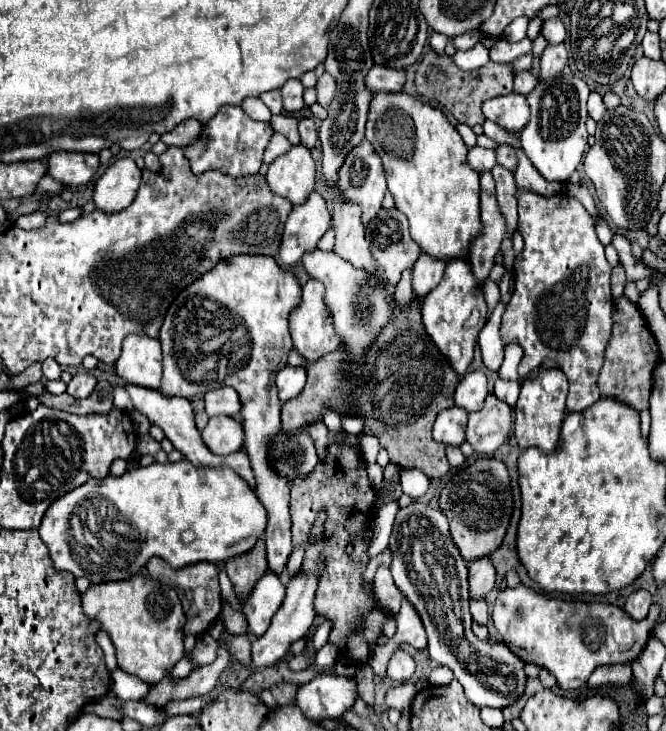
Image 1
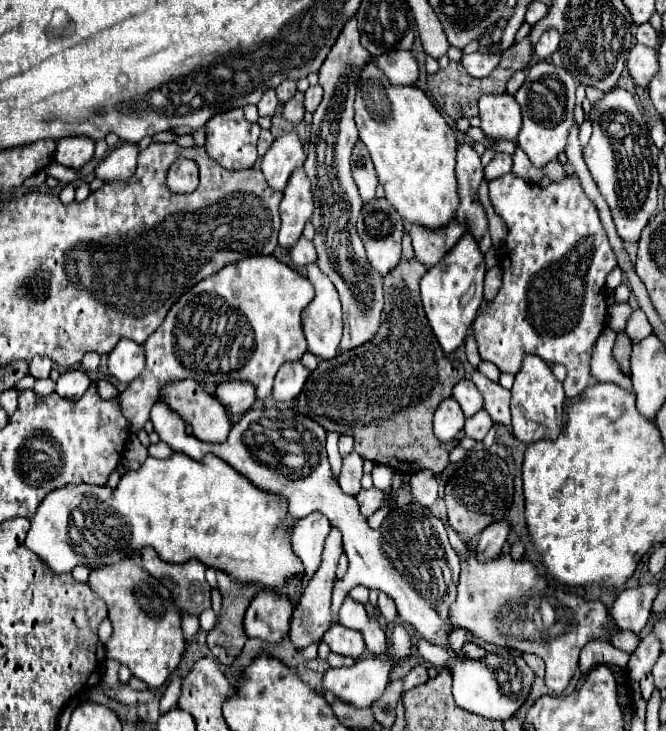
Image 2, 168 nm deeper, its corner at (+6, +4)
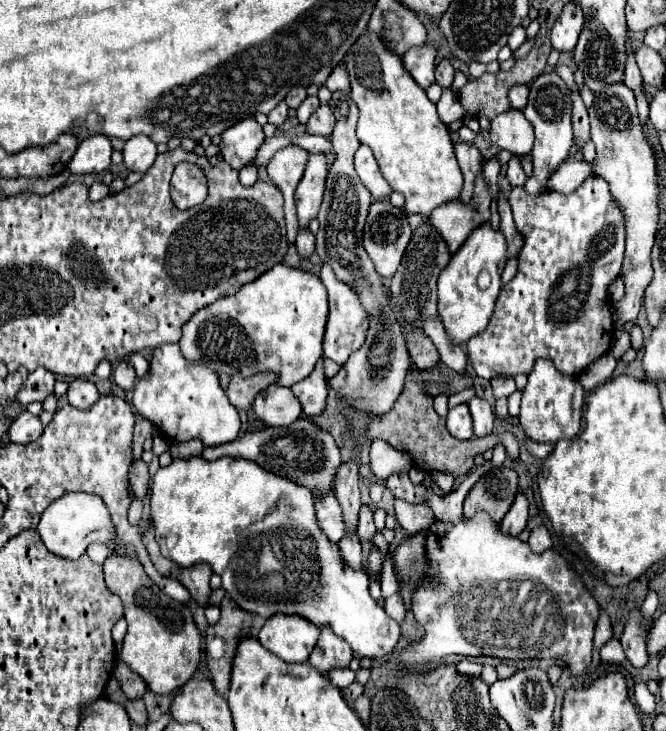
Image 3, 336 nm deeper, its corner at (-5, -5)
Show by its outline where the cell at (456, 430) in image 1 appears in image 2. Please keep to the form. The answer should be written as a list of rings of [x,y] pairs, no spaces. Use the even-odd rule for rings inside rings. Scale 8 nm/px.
[[[449,397],[439,405],[439,409],[435,413],[435,423],[433,423],[435,437],[441,443],[453,441],[453,437],[463,429],[463,423],[465,423],[465,415],[463,415],[459,403]]]

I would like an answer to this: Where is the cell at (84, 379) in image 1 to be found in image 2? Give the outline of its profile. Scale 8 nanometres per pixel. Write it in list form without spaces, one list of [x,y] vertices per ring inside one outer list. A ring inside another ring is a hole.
[[[71,369],[57,379],[57,393],[65,399],[79,399],[91,385],[91,379],[83,369]]]

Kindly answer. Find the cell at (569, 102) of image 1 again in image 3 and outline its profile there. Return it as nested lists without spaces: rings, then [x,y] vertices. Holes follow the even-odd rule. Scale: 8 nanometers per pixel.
[[[544,72],[534,82],[530,82],[530,98],[528,106],[524,108],[524,116],[532,122],[536,130],[536,142],[532,148],[532,176],[526,178],[526,192],[544,192],[546,180],[550,174],[566,160],[568,150],[572,146],[572,98],[570,88],[556,72]]]

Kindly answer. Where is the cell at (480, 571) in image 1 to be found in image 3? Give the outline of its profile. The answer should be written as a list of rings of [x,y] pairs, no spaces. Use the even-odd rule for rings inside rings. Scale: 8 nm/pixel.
[[[518,494],[508,516],[504,516],[504,520],[500,522],[500,532],[508,536],[520,536],[520,532],[526,528],[526,520],[528,520],[528,502],[524,494]]]

